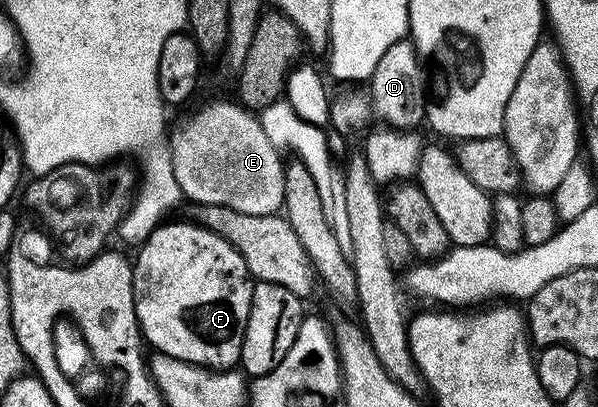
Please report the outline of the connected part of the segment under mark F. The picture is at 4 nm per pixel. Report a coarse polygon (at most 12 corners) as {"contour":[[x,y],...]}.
{"contour":[[161,223],[133,258],[151,350],[242,359],[254,286],[220,235]]}

